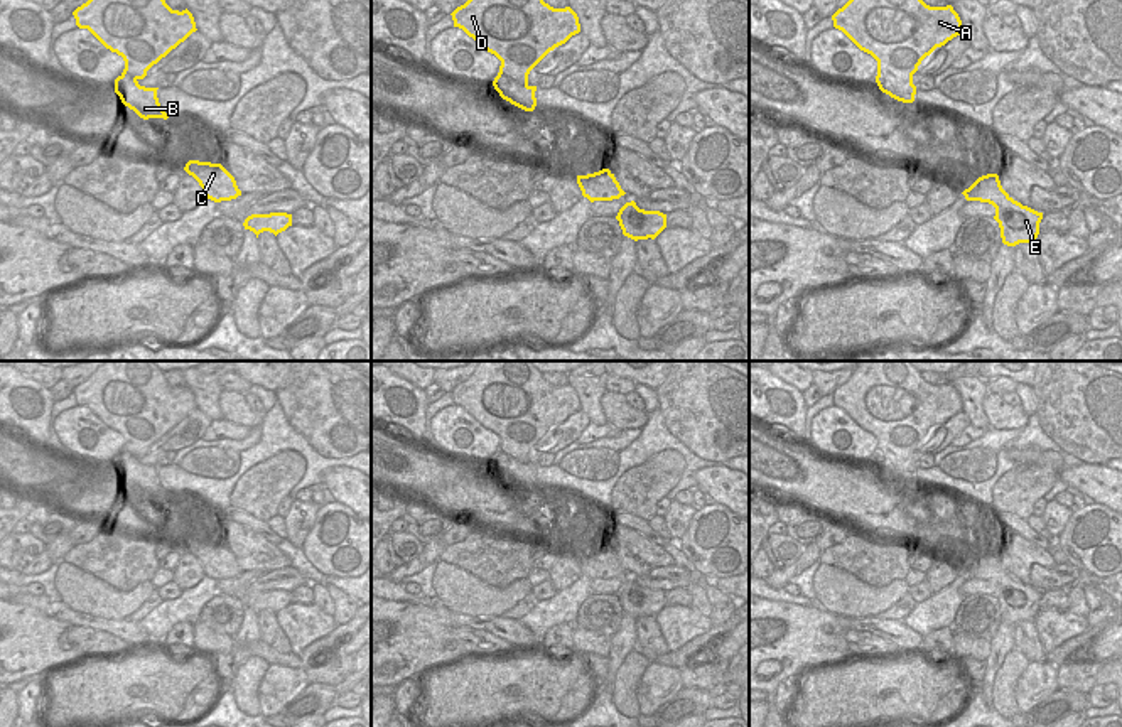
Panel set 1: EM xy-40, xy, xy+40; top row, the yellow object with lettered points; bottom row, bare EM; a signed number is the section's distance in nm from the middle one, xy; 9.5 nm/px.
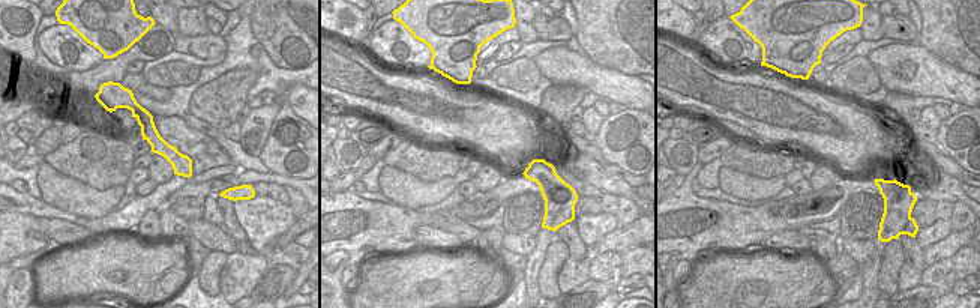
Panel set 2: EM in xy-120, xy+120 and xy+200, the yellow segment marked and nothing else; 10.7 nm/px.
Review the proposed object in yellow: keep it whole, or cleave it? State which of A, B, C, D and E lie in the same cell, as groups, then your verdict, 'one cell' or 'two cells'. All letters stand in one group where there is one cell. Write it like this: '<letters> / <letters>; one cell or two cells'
A D / B C E; two cells

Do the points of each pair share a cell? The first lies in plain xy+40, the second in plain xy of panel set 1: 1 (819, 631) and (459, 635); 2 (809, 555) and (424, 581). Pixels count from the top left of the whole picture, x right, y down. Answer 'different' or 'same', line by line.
1: different
2: different

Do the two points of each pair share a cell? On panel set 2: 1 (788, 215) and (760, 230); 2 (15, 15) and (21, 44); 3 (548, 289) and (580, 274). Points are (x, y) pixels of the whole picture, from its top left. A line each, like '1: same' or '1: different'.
1: same
2: same
3: different

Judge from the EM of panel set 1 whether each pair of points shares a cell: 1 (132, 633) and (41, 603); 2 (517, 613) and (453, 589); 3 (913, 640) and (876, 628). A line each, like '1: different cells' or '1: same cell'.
1: same cell
2: different cells
3: same cell

